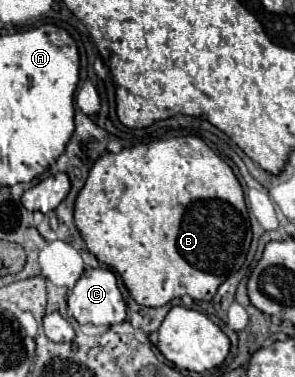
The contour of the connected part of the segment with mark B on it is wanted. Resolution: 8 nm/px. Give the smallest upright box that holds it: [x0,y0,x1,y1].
[74,136,252,306]

